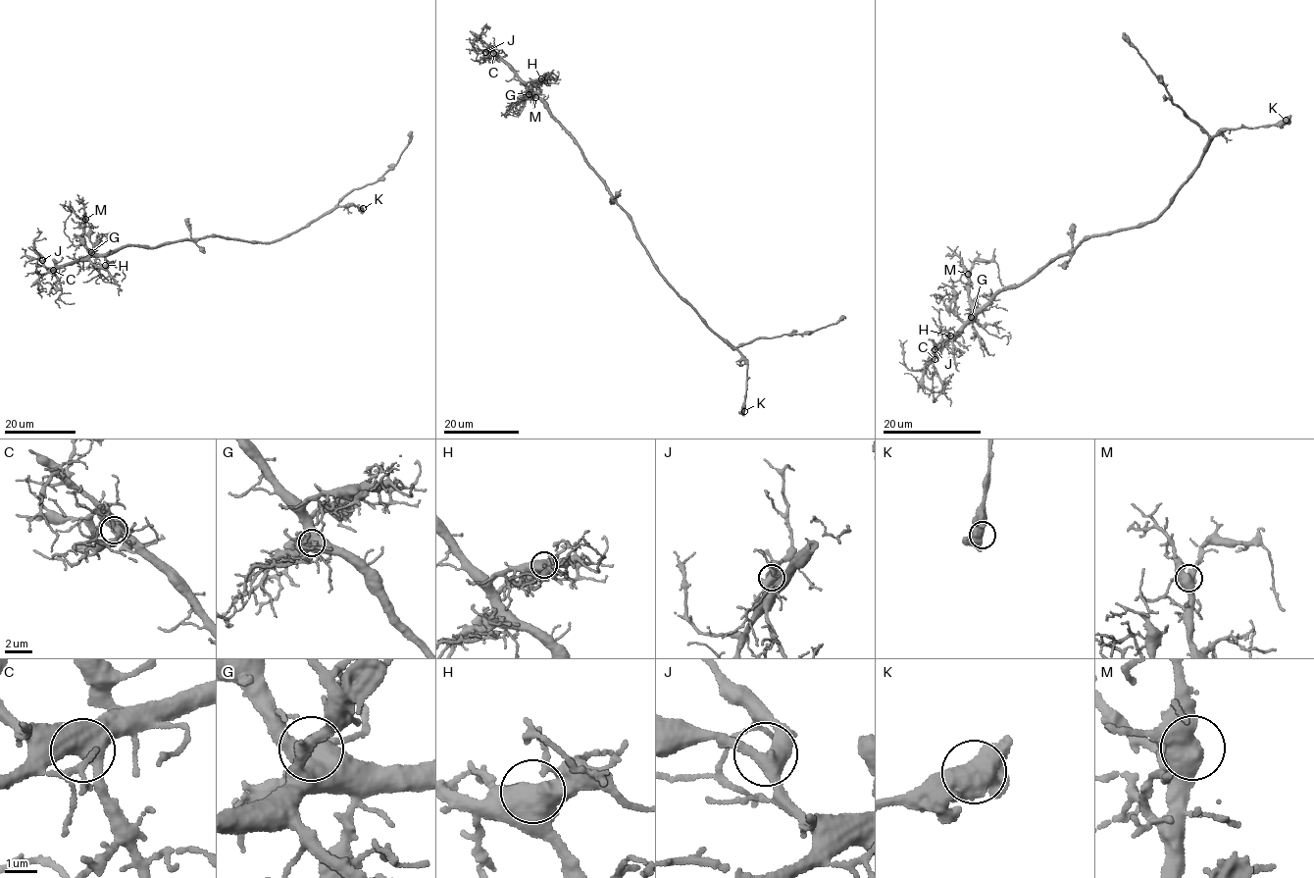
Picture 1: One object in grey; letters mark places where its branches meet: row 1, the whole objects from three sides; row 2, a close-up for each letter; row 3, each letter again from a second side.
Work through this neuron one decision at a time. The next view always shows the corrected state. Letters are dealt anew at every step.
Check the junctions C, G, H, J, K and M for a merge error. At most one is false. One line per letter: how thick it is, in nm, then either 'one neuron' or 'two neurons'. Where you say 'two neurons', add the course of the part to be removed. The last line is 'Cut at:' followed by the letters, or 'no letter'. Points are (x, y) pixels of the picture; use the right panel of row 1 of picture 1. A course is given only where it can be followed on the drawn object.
C: calibre 550 nm; one neuron
G: calibre 500 nm; two neurons; course (971, 317), (959, 334), (964, 339), (960, 336), (934, 374), (932, 391), (926, 394)
H: calibre 500 nm; one neuron
J: calibre 420 nm; one neuron
K: calibre 550 nm; one neuron
M: calibre 550 nm; one neuron
Cut at: G

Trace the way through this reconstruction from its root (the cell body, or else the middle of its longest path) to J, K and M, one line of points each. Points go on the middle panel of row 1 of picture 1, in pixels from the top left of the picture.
J: (634, 226), (631, 216), (586, 161), (575, 137), (515, 73), (488, 48), (485, 52)
K: (634, 226), (635, 237), (665, 283), (700, 319), (738, 351), (747, 364), (744, 411)
M: (634, 226), (631, 216), (586, 161), (575, 137), (535, 95), (526, 93), (535, 97)

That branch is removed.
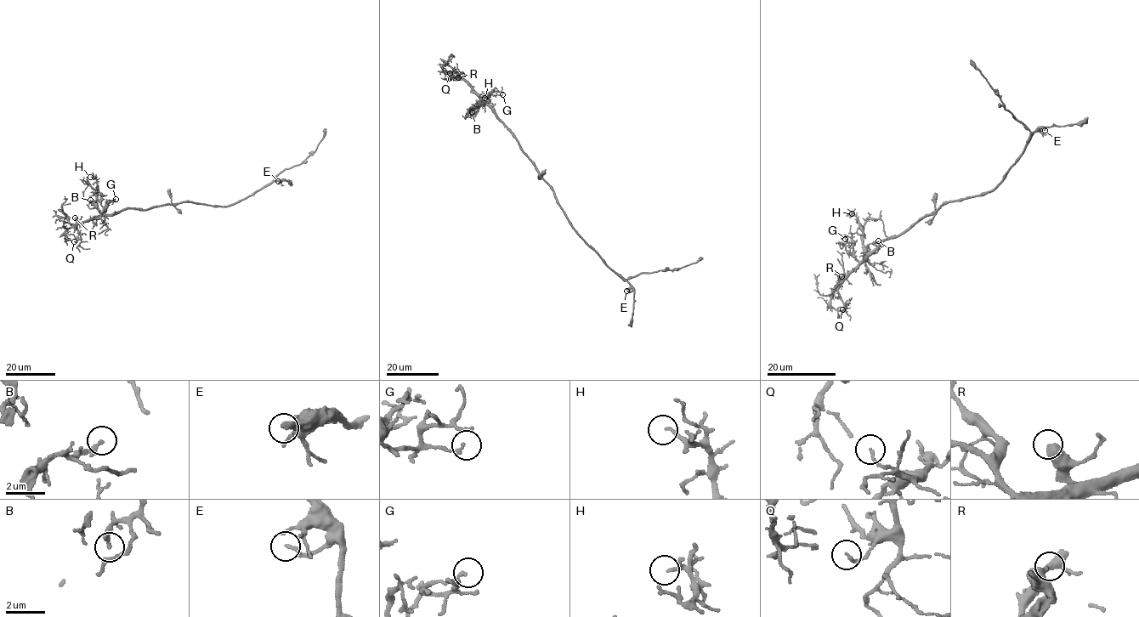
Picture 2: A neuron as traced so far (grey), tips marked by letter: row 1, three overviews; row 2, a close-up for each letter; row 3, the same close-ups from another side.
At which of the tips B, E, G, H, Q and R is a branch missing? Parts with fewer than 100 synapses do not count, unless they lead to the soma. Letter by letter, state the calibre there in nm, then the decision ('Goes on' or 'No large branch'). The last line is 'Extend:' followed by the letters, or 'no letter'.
B: Thickness 220 nm. No large branch
E: Thickness 150 nm. No large branch
G: Thickness 160 nm. No large branch
H: Thickness 140 nm. No large branch
Q: Thickness 130 nm. No large branch
R: Thickness 440 nm. No large branch
Extend: no letter

